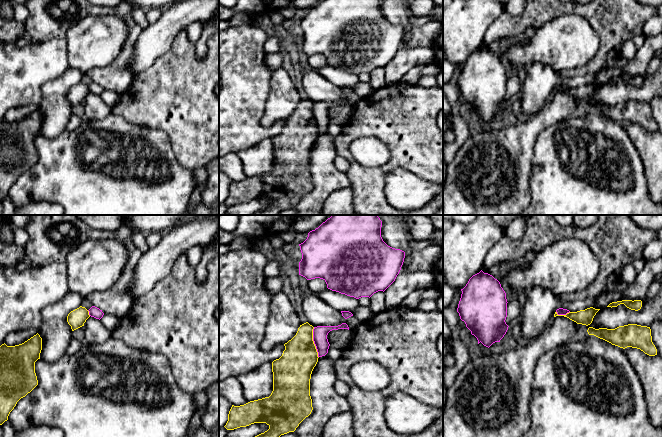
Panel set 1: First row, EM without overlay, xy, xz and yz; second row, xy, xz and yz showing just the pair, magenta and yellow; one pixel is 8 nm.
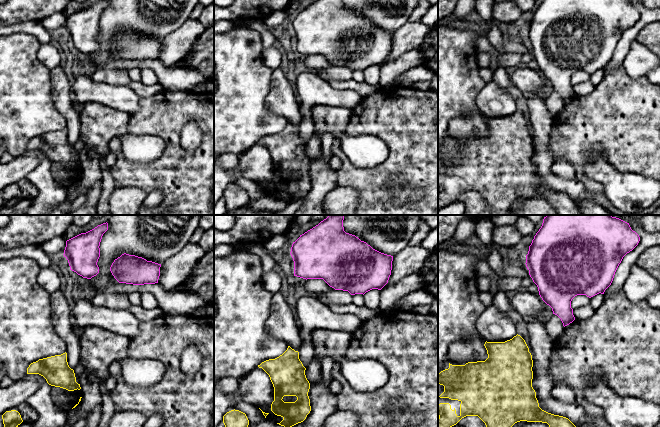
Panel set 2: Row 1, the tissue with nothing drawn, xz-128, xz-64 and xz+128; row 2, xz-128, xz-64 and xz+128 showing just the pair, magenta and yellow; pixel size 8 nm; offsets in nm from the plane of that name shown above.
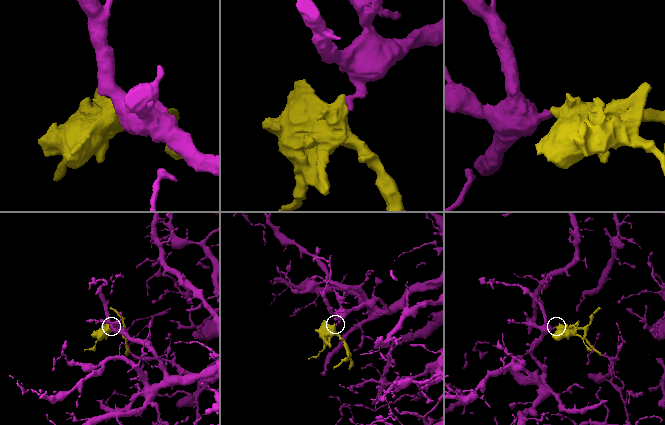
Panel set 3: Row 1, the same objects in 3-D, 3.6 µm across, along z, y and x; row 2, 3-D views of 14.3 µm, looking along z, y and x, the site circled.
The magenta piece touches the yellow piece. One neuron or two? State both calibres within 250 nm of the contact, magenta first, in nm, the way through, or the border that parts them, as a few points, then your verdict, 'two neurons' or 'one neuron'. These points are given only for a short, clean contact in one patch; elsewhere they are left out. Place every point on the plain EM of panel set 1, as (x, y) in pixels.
120 nm thick on the magenta side, 280 nm on the other; border along xz (313, 103), (313, 119), (318, 133); two neurons

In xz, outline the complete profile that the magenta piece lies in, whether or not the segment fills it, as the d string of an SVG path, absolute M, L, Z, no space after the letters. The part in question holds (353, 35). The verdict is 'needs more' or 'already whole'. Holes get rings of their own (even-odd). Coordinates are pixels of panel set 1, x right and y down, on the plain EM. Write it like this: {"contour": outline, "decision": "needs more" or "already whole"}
{"contour": "M321 0L308 9L307 15L299 20L302 35L299 51L307 56L323 55L327 64L359 75L371 73L378 67L385 67L396 55L404 38L405 28L388 22L381 13L382 0Z", "decision": "already whole"}

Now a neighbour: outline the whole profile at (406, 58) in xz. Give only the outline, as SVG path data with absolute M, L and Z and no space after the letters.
M401 45L395 57L384 67L386 84L401 81L412 67L429 65L433 59L434 52L431 49L405 48Z

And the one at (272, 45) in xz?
M269 36L264 43L265 55L268 56L281 50L283 50L283 38Z

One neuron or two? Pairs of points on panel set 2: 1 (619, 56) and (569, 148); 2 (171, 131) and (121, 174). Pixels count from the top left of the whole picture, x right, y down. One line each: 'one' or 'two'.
1: two
2: one

